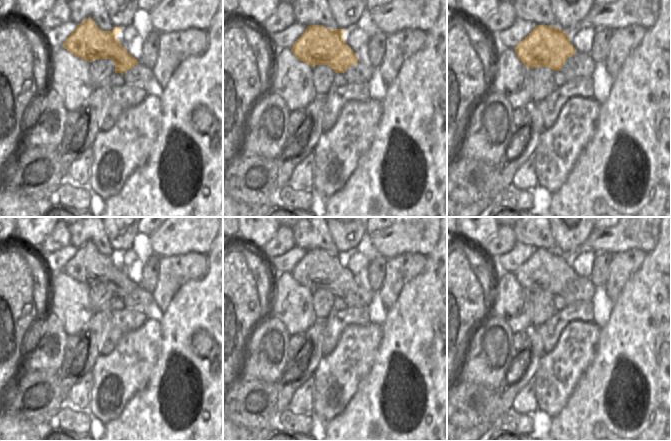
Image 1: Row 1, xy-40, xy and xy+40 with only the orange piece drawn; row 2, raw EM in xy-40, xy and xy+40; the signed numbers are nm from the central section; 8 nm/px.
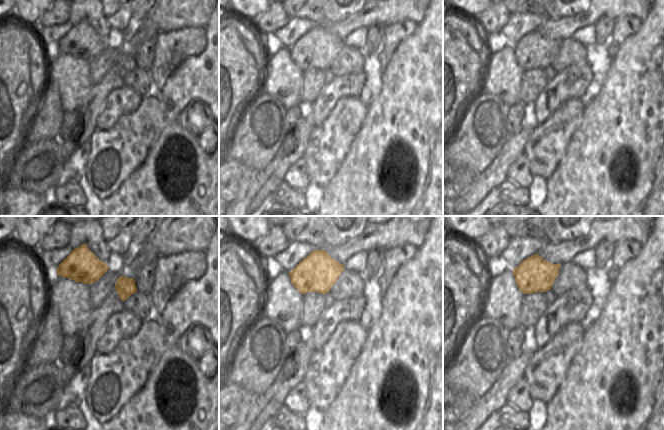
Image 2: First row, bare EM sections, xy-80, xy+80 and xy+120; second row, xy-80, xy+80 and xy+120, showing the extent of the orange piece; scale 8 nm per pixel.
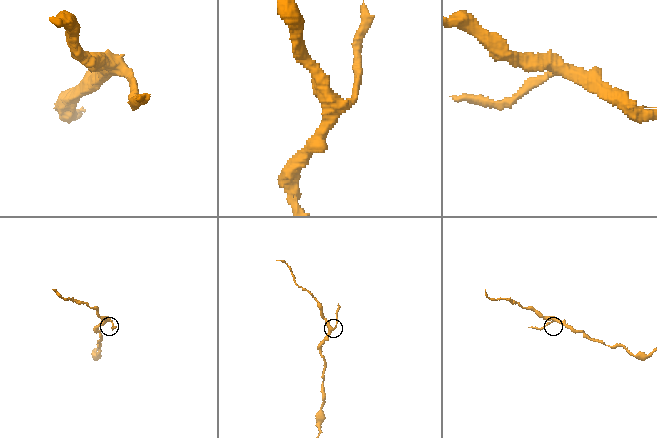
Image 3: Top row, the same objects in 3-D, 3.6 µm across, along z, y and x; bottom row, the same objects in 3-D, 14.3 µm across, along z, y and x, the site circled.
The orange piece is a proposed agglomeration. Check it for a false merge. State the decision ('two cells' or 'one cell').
one cell

